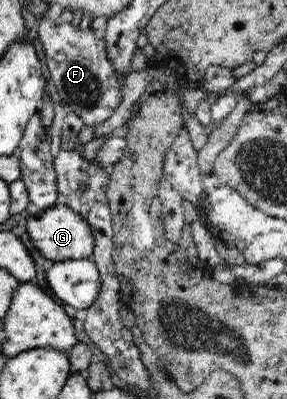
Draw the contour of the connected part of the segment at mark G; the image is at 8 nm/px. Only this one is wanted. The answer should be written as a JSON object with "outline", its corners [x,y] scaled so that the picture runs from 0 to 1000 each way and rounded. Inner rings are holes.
{"outline":[[[199,509],[178,521],[143,526],[94,554],[94,584],[129,629],[188,657],[317,647],[328,637],[331,591],[282,536],[261,534],[240,516]]]}

